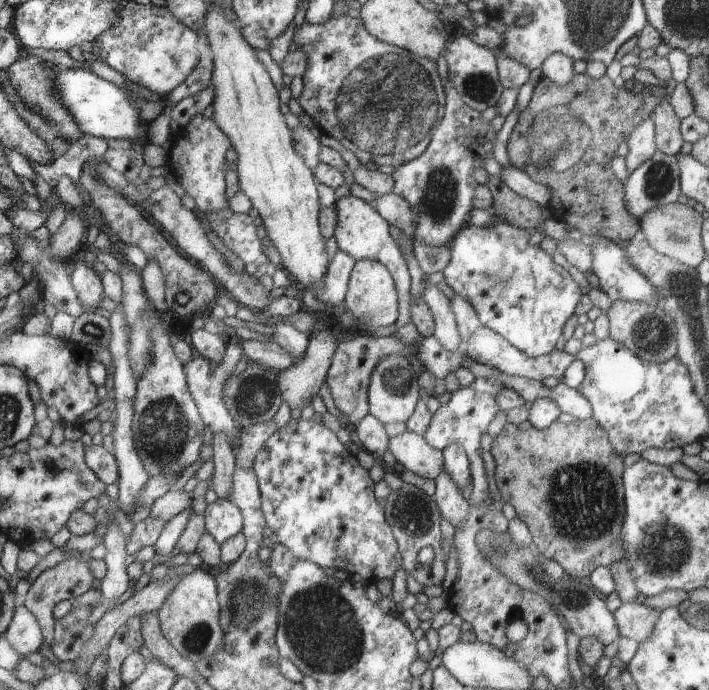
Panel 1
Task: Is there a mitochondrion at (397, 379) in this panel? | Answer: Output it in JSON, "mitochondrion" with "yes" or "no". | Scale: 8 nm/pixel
{"mitochondrion":"yes"}

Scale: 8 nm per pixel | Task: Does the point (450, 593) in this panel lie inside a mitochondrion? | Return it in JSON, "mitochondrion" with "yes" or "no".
{"mitochondrion":"no"}

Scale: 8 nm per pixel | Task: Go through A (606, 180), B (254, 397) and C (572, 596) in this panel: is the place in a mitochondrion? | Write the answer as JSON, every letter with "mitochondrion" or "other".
{"A":"other","B":"mitochondrion","C":"mitochondrion"}

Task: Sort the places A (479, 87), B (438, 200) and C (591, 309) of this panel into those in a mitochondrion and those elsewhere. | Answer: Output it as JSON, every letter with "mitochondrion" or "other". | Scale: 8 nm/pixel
{"A":"mitochondrion","B":"mitochondrion","C":"other"}

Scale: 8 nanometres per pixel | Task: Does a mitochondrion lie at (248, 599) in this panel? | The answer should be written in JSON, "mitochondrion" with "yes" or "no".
{"mitochondrion":"yes"}

